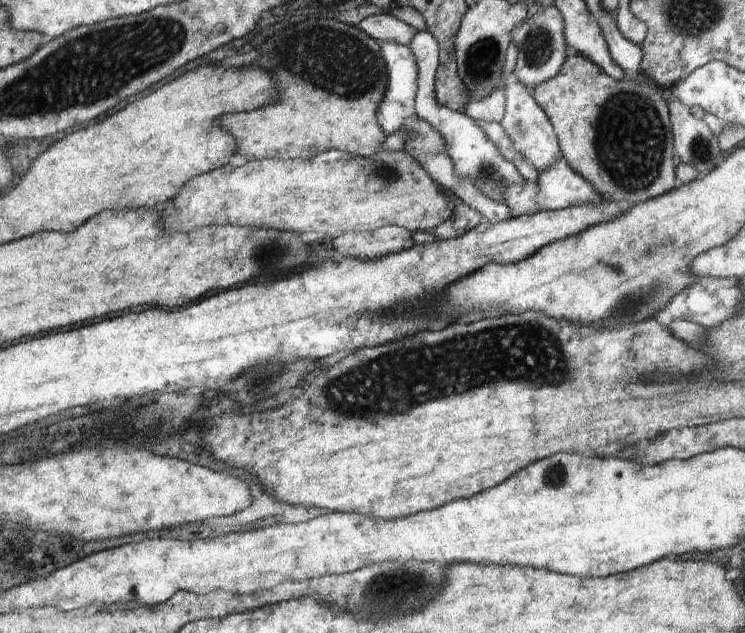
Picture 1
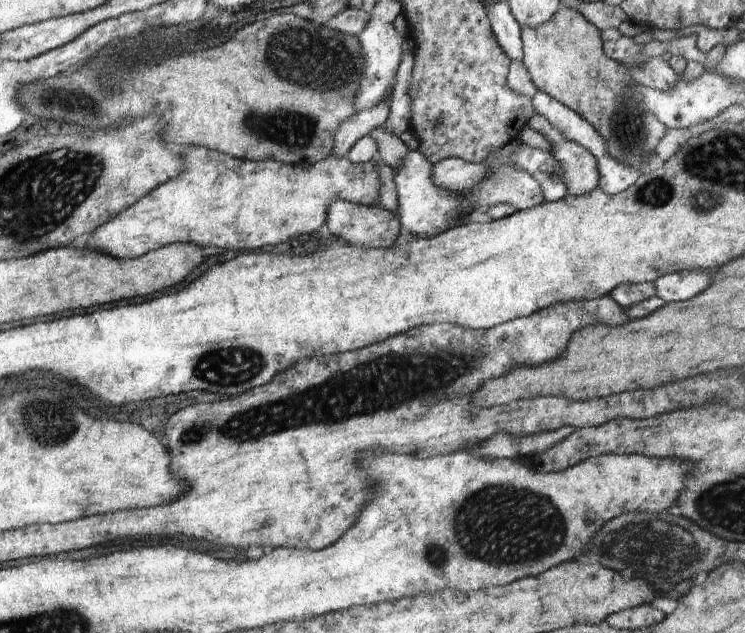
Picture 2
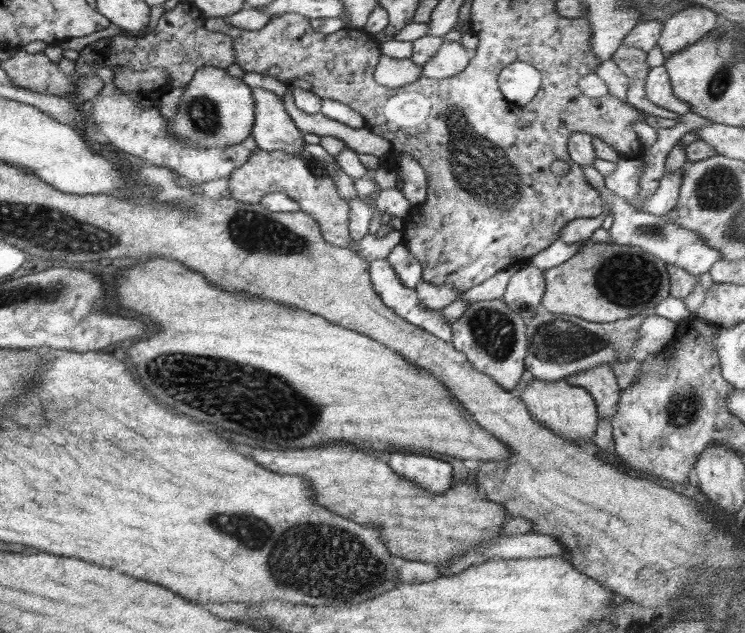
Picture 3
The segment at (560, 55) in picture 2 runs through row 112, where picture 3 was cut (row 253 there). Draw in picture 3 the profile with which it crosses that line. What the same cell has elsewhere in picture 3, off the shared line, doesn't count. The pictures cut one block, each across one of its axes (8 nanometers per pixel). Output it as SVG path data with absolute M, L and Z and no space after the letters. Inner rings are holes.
M591 239L579 243L577 253L560 266L544 270L545 291L542 307L554 314L578 316L588 322L614 322L633 317L655 306L669 295L670 279L667 264L637 246L598 243Z

